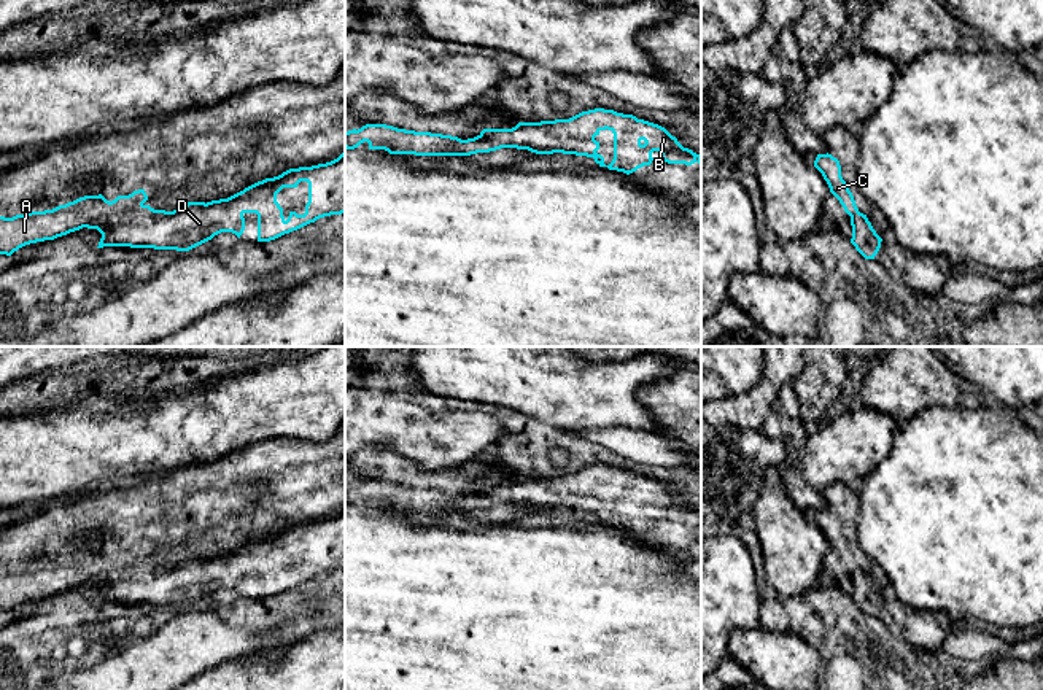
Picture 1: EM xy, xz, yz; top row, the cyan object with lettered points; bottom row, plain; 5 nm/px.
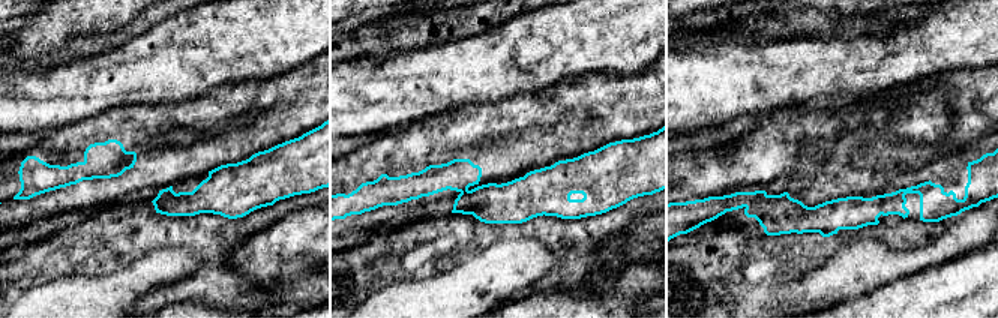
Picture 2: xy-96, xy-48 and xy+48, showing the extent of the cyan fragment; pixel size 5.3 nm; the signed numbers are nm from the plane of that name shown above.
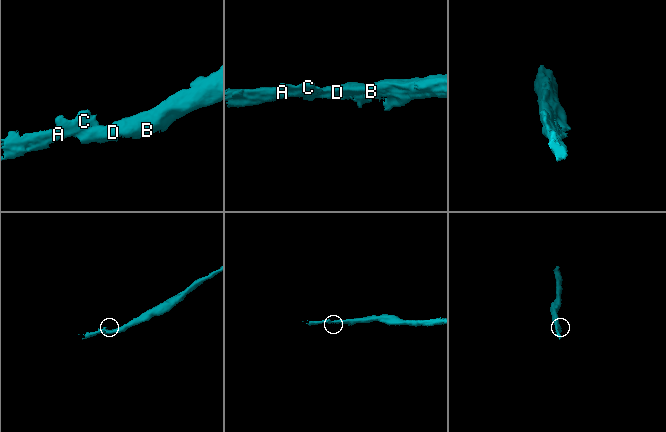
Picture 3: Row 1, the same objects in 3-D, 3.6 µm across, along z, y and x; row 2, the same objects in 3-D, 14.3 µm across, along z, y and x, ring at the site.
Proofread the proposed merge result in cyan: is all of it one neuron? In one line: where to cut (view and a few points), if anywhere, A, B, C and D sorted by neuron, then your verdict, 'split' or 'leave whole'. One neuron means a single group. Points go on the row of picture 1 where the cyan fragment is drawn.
cut xy (142, 204), (110, 212), (85, 226); groups A C / B D; split

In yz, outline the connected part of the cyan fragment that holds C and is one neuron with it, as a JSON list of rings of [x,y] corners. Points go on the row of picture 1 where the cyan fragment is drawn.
[[[828,153],[817,154],[814,167],[822,173],[824,180],[830,188],[830,192],[839,200],[844,211],[849,216],[857,215],[859,208],[855,205],[852,192],[849,191],[846,181],[841,176],[839,161]]]

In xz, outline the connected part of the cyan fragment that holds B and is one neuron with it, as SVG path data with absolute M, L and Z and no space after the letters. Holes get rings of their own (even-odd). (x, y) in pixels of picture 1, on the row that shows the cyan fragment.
M604 108L582 111L569 119L518 122L512 129L483 129L477 137L463 140L442 156L471 156L477 153L496 151L501 148L528 149L536 154L563 153L587 156L593 157L599 167L607 167L609 170L623 172L626 175L644 165L650 165L653 161L653 151L658 151L661 154L661 161L668 164L692 165L698 162L701 165L701 154L684 148L677 138L673 137L665 127L644 119L638 119L633 114L623 114ZM606 129L614 134L614 159L609 165L606 165L604 157L596 153L599 149L599 141L595 140L595 137Z

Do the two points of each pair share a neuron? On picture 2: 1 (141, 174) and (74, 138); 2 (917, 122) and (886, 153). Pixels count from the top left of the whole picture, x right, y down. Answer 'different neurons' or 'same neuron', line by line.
1: same neuron
2: different neurons

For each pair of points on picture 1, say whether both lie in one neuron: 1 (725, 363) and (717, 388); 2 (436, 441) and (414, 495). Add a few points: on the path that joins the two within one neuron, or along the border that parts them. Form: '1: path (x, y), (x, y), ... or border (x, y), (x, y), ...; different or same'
1: border (717, 374), (732, 393); different
2: border (391, 450), (425, 468), (455, 469); different

